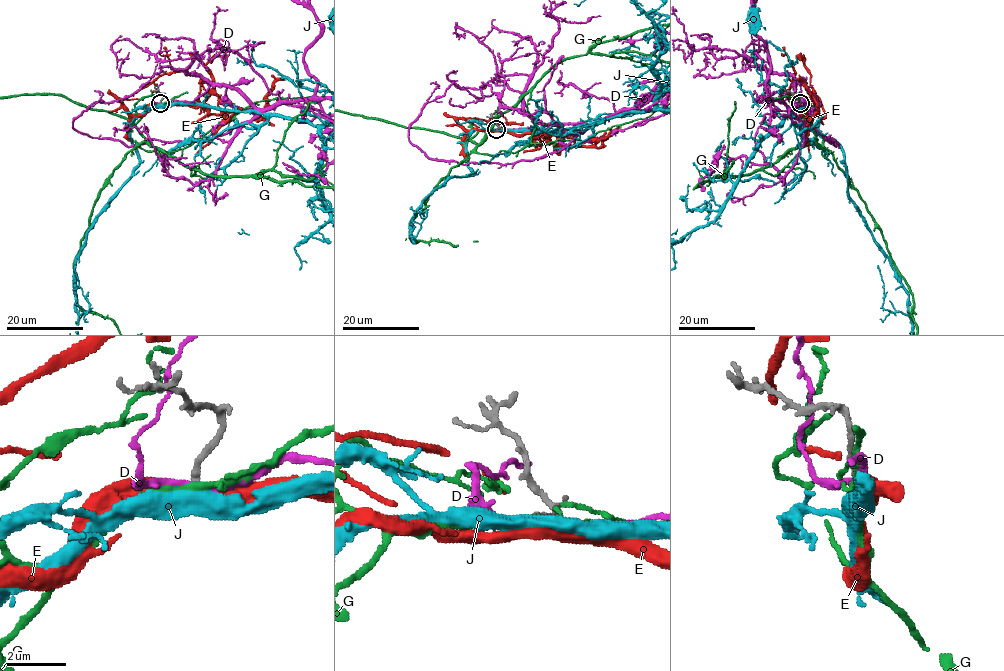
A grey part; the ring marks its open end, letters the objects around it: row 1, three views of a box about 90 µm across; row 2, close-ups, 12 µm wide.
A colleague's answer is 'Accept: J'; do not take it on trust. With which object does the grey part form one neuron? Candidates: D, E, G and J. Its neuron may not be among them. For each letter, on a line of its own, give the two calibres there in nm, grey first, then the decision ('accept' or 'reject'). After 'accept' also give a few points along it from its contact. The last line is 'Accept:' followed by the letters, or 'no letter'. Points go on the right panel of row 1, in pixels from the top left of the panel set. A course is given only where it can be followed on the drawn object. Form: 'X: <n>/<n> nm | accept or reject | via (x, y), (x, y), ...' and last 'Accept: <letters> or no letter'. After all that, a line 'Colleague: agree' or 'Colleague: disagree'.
D: 200/200 nm | reject
E: 180/480 nm | reject
G: 200/160 nm | reject
J: 200/480 nm | accept | via (800, 103), (802, 109), (790, 114), (781, 124), (781, 110), (764, 86), (766, 69), (747, 26), (750, 24)
Accept: J
Colleague: agree

